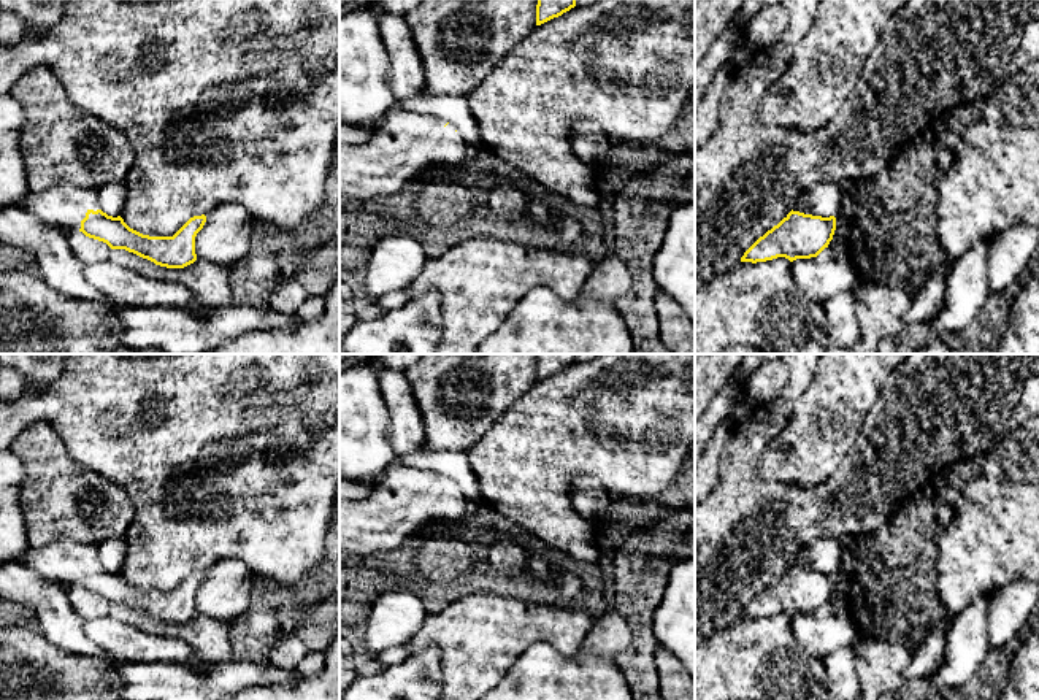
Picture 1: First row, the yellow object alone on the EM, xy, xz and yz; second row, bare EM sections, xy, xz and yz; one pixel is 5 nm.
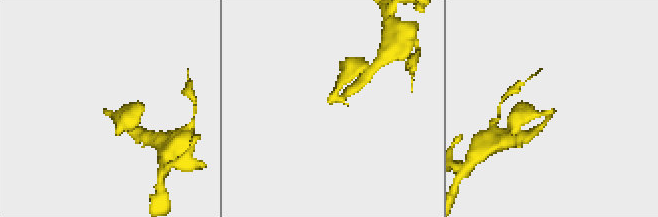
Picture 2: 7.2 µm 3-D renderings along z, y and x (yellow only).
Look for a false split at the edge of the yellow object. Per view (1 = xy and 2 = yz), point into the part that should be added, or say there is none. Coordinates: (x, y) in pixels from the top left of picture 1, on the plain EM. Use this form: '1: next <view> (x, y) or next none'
1: next xy (65, 562)
2: next none

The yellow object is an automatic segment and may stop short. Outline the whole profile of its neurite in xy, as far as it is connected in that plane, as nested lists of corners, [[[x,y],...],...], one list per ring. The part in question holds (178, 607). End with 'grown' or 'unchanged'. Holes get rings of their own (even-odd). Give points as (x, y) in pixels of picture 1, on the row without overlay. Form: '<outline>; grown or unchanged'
[[[70,540],[30,548],[21,563],[43,579],[82,587],[111,605],[125,605],[167,624],[184,624],[197,616],[195,592],[206,578],[201,570],[190,573],[173,592],[143,590],[130,584],[121,571],[103,568],[97,559],[97,546]]]; grown

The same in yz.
[[[790,567],[777,581],[760,592],[741,613],[741,617],[766,617],[785,613],[796,614],[817,613],[828,603],[836,586],[836,573],[822,573]]]; unchanged

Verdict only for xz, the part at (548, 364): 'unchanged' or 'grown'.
unchanged

